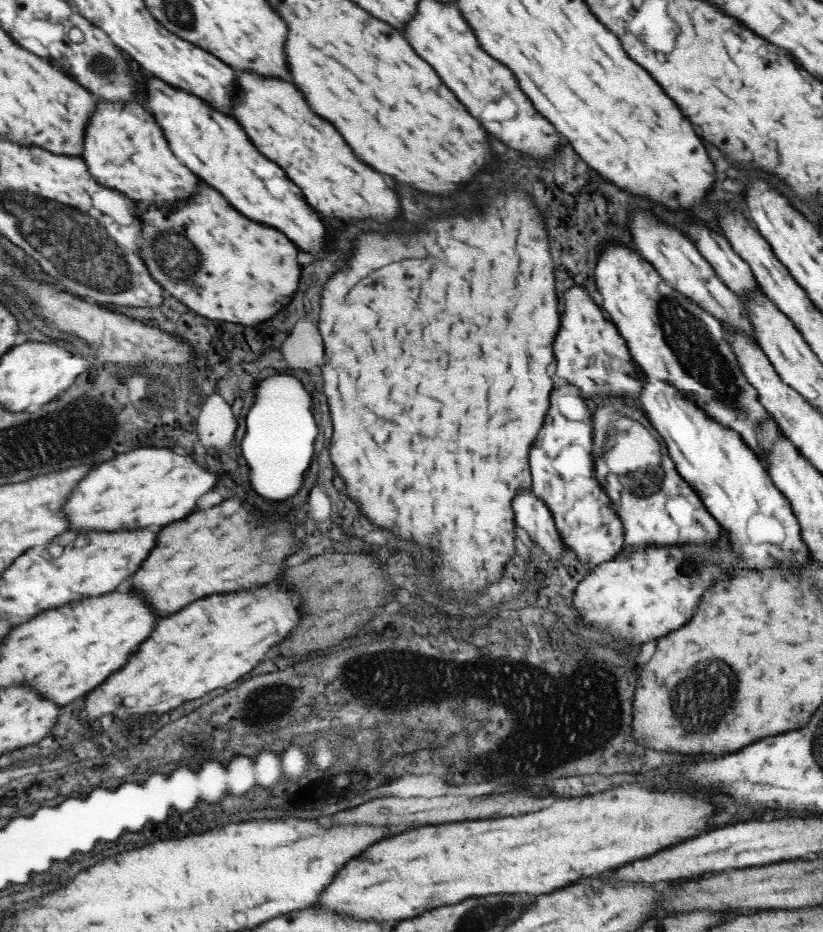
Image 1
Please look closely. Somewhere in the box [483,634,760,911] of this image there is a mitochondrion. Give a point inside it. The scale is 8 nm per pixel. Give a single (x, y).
(710, 688)

